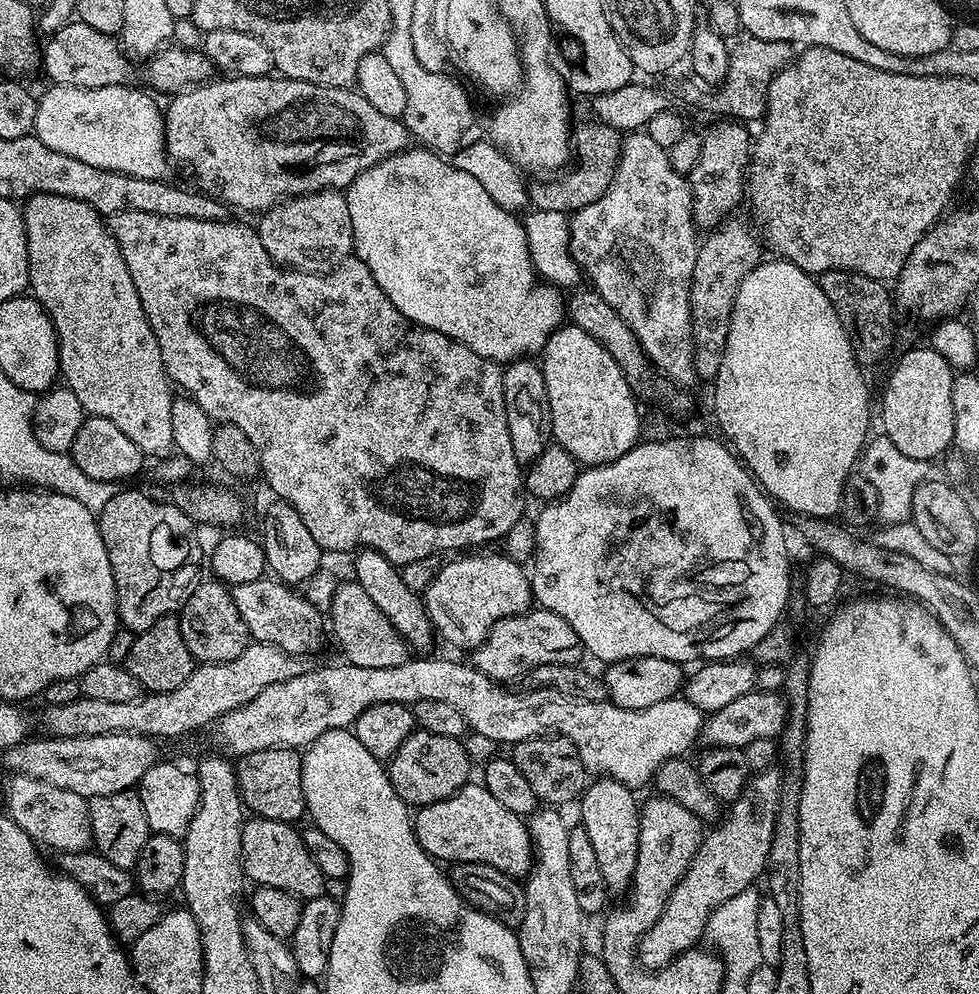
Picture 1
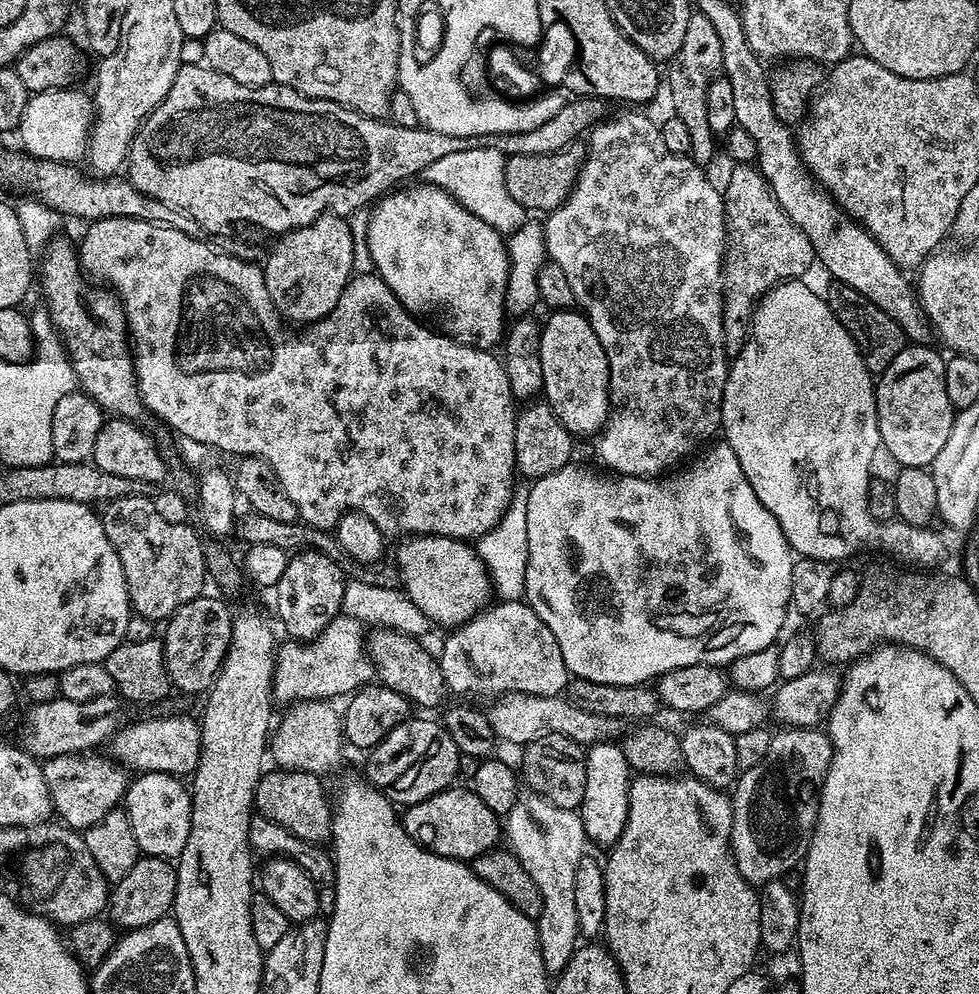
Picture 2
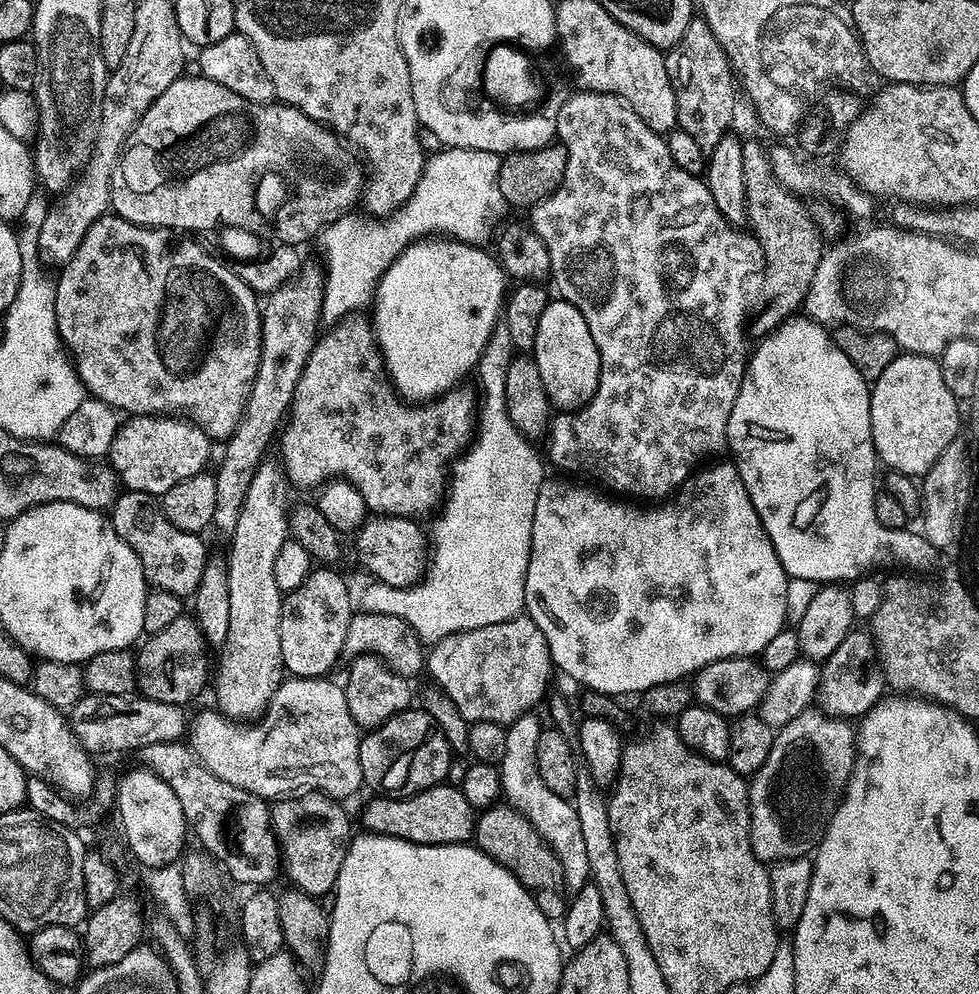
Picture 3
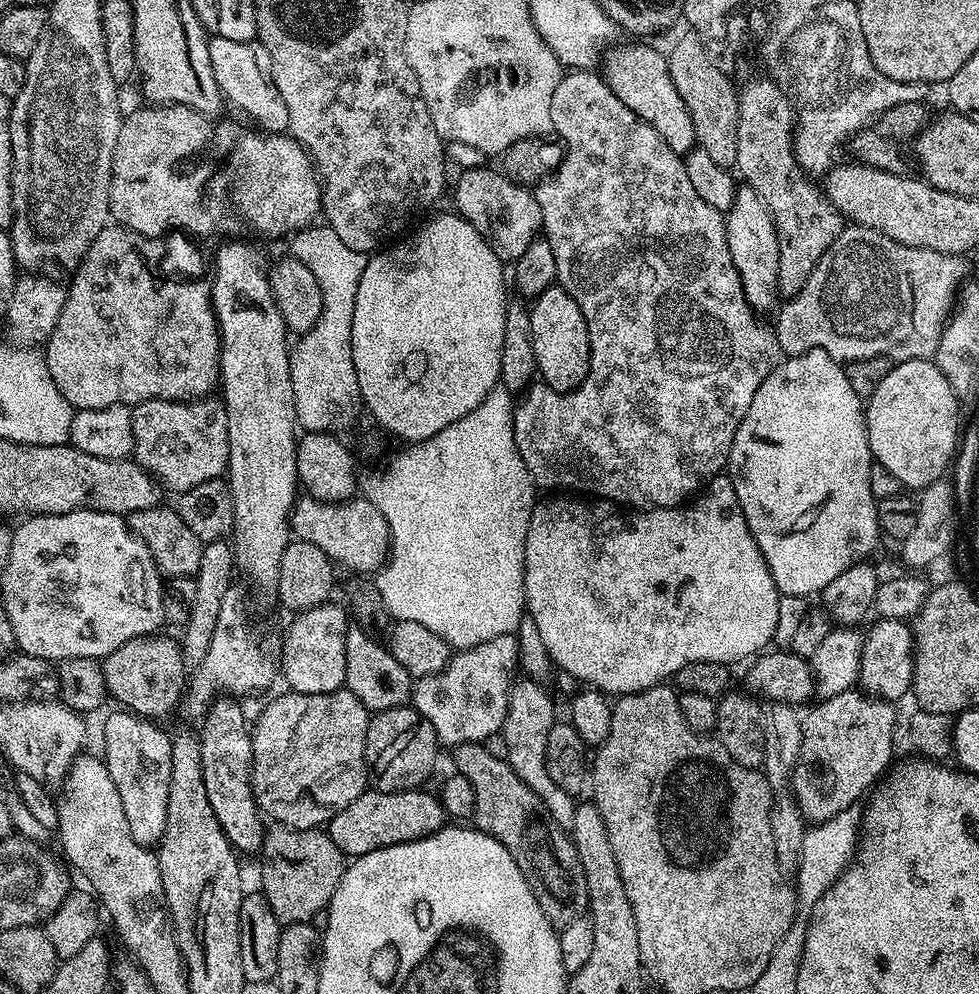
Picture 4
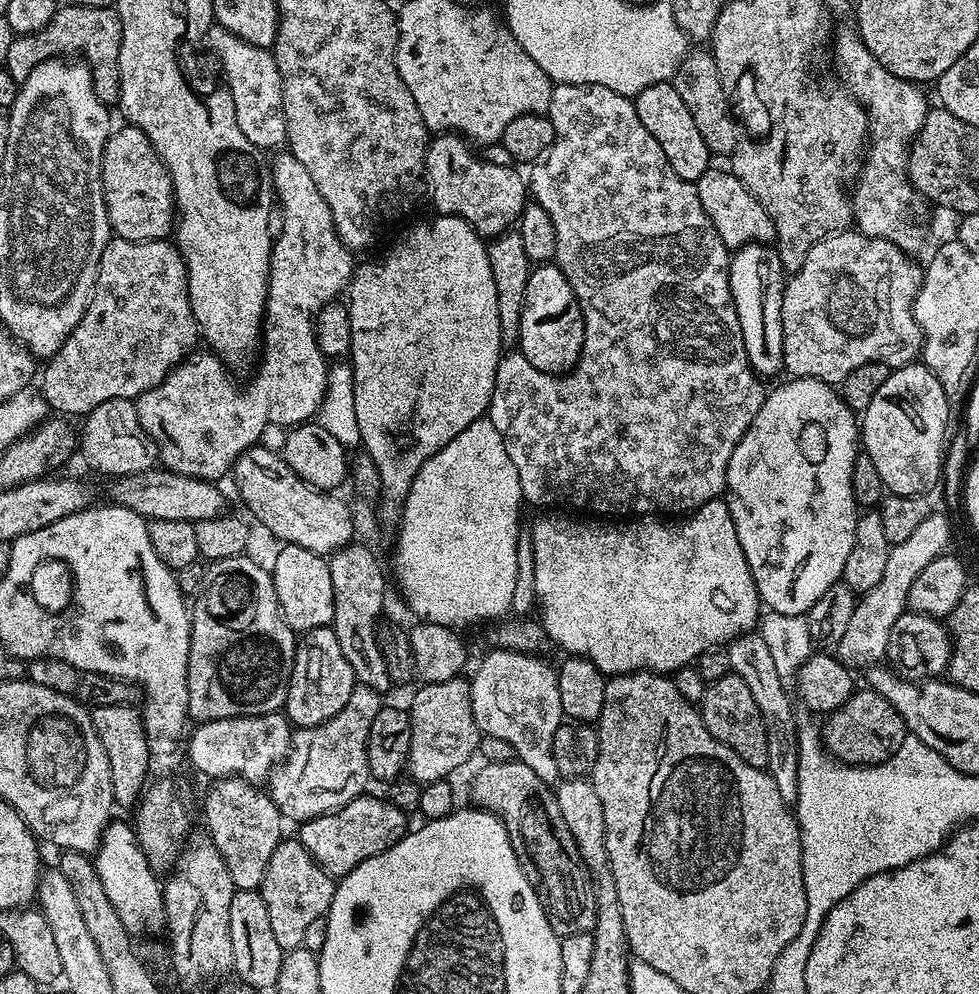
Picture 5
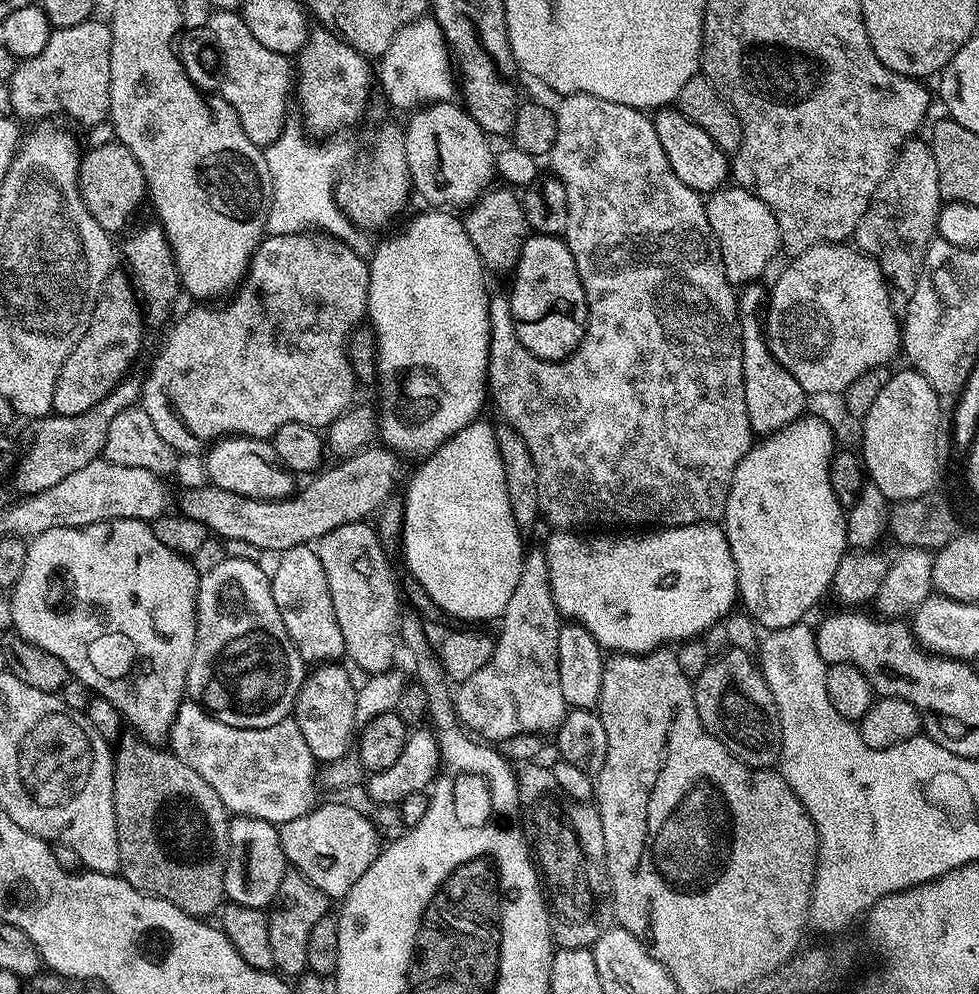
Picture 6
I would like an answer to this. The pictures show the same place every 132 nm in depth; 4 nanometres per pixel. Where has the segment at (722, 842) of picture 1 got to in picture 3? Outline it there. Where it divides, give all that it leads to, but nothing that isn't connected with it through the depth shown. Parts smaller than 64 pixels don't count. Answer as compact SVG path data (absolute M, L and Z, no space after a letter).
M809 710L773 735L770 754L748 785L750 842L759 860L808 856L824 837L856 765L857 729L848 724L845 717Z

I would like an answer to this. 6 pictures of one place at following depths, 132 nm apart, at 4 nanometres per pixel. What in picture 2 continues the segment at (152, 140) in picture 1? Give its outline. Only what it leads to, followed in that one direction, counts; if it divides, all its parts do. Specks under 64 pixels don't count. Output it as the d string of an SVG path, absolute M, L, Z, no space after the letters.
M75 87L55 88L45 92L33 92L26 102L26 110L22 110L22 122L18 129L19 147L27 155L35 156L37 160L62 160L65 162L80 162L85 159L88 150L88 138L94 119L94 100L84 92L75 92Z

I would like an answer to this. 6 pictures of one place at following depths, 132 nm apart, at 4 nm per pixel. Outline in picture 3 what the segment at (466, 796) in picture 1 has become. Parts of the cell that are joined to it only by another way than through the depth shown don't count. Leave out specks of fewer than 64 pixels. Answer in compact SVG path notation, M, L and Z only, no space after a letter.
M436 784L412 796L380 794L364 808L364 828L379 836L393 836L415 844L463 844L473 839L477 813L459 787Z

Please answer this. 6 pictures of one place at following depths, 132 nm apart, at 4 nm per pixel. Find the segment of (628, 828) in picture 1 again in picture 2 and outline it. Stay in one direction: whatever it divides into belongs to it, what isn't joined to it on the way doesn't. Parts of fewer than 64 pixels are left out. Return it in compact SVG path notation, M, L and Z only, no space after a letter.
M611 739L591 745L586 752L586 794L579 806L585 837L596 844L611 846L618 842L626 826L628 791L634 779L632 767L626 762L626 754L619 743Z

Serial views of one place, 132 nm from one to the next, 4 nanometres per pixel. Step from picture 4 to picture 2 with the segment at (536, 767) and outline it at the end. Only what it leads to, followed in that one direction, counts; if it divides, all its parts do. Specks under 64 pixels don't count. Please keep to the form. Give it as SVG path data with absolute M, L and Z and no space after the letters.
M524 790L514 802L514 810L510 810L503 821L502 832L507 847L522 862L530 878L534 878L538 894L542 894L542 910L535 917L542 962L549 974L559 974L576 953L581 939L578 909L574 906L574 870L586 854L580 813L571 808L554 806L554 802L542 798L537 792Z

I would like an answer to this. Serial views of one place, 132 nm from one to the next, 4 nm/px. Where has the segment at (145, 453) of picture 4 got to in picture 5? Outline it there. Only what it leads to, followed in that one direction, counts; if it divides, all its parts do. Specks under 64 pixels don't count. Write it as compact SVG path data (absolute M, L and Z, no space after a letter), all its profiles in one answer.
M287 150L277 151L275 156L276 161L273 159L270 164L272 169L272 186L275 195L278 197L279 211L280 208L284 211L284 217L282 217L281 220L279 217L278 235L275 237L272 245L272 257L270 258L270 270L268 271L268 297L266 298L266 306L264 307L264 322L262 325L262 347L258 352L258 363L255 365L255 368L257 367L256 373L252 376L252 388L235 388L235 386L232 385L231 374L233 375L233 373L230 371L229 365L225 364L219 356L213 354L211 351L203 350L204 352L197 351L195 354L189 355L188 359L182 361L162 383L154 386L154 390L146 390L141 396L136 397L134 401L136 409L138 410L138 422L142 426L145 437L154 445L154 452L158 457L159 463L167 468L169 472L177 472L183 476L193 476L199 480L207 480L209 482L220 482L223 476L227 477L229 473L231 473L233 464L236 463L237 458L243 454L246 449L261 443L260 435L262 435L271 424L295 426L311 421L316 413L319 412L324 401L330 364L325 357L324 351L321 350L319 342L316 340L316 314L328 304L333 303L333 301L339 297L336 295L338 295L339 292L341 295L341 293L347 289L348 285L352 283L352 274L354 271L352 256L354 256L354 252L353 249L347 248L346 245L343 244L339 234L336 233L334 214L330 214L330 206L326 206L326 198L322 198L322 194L318 194L318 186L314 182L314 178L310 178L310 174L306 171L306 166L302 166L302 162L298 162L298 158L294 158L294 154Z

